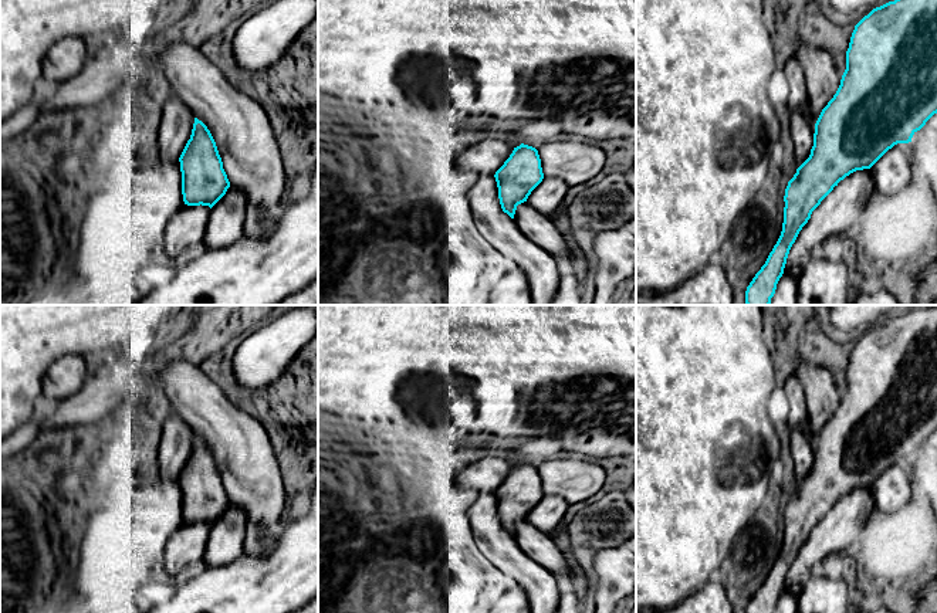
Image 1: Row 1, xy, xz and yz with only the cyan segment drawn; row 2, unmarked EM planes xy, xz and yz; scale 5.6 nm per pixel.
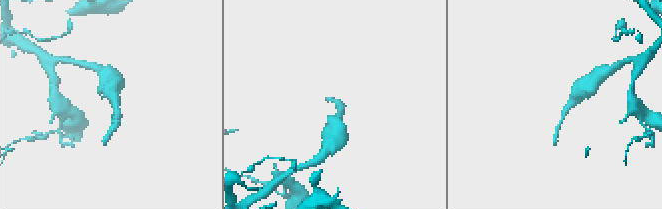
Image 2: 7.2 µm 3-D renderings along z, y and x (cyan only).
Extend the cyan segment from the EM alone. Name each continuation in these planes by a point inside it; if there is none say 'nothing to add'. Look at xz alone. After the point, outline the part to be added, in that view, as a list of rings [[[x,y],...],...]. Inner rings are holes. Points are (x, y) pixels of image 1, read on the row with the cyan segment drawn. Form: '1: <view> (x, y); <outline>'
nothing to add

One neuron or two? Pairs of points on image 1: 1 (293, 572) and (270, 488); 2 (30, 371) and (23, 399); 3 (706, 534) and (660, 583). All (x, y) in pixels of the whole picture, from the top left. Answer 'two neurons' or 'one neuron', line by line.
1: two neurons
2: one neuron
3: one neuron

